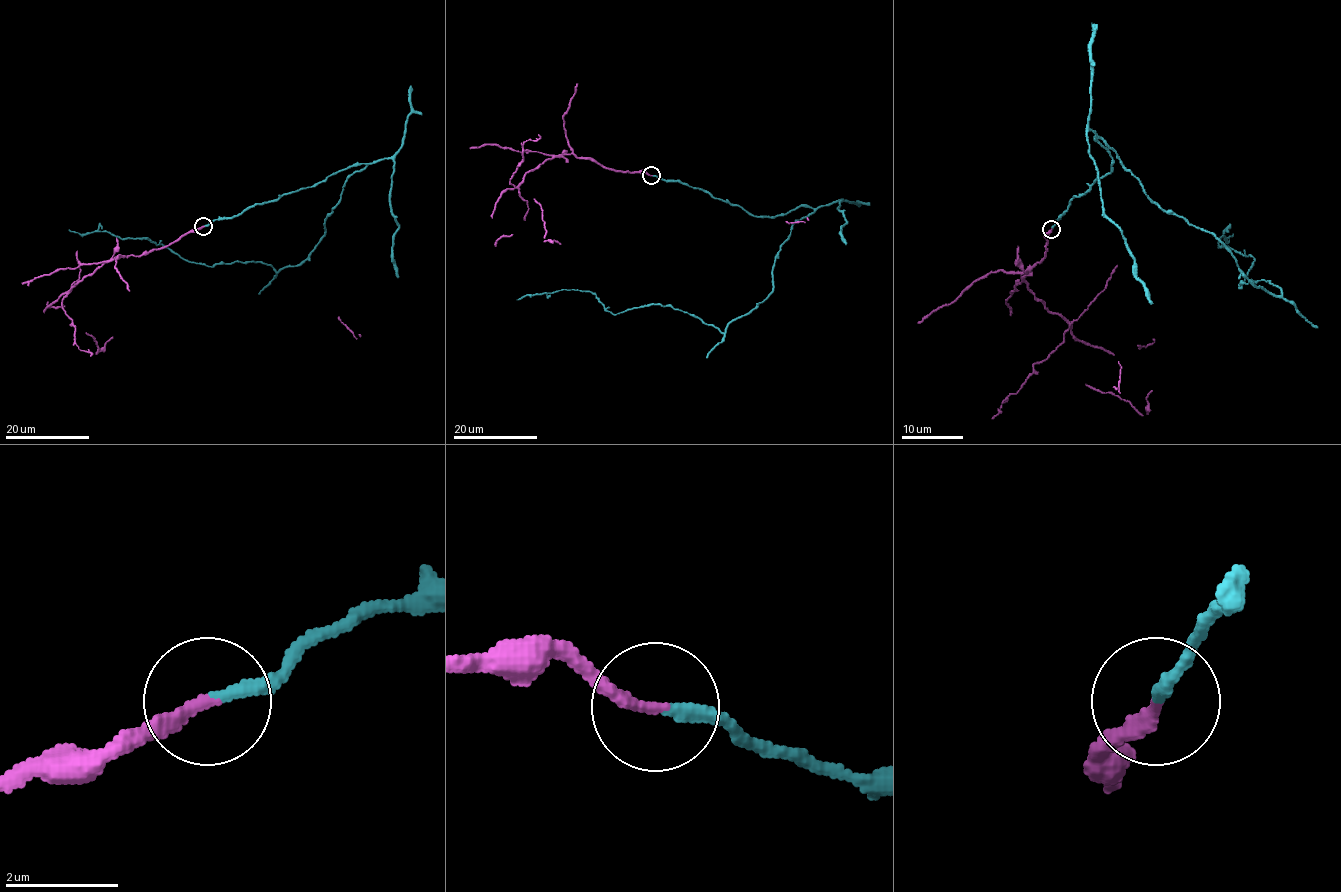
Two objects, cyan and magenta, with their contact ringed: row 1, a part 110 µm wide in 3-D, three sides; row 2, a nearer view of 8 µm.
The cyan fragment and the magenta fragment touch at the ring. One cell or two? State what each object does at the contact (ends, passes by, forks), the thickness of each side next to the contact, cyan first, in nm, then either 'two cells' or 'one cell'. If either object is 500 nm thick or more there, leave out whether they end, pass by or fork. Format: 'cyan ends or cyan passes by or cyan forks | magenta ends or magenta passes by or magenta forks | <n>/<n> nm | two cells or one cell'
cyan ends | magenta ends | 240/240 nm | two cells

